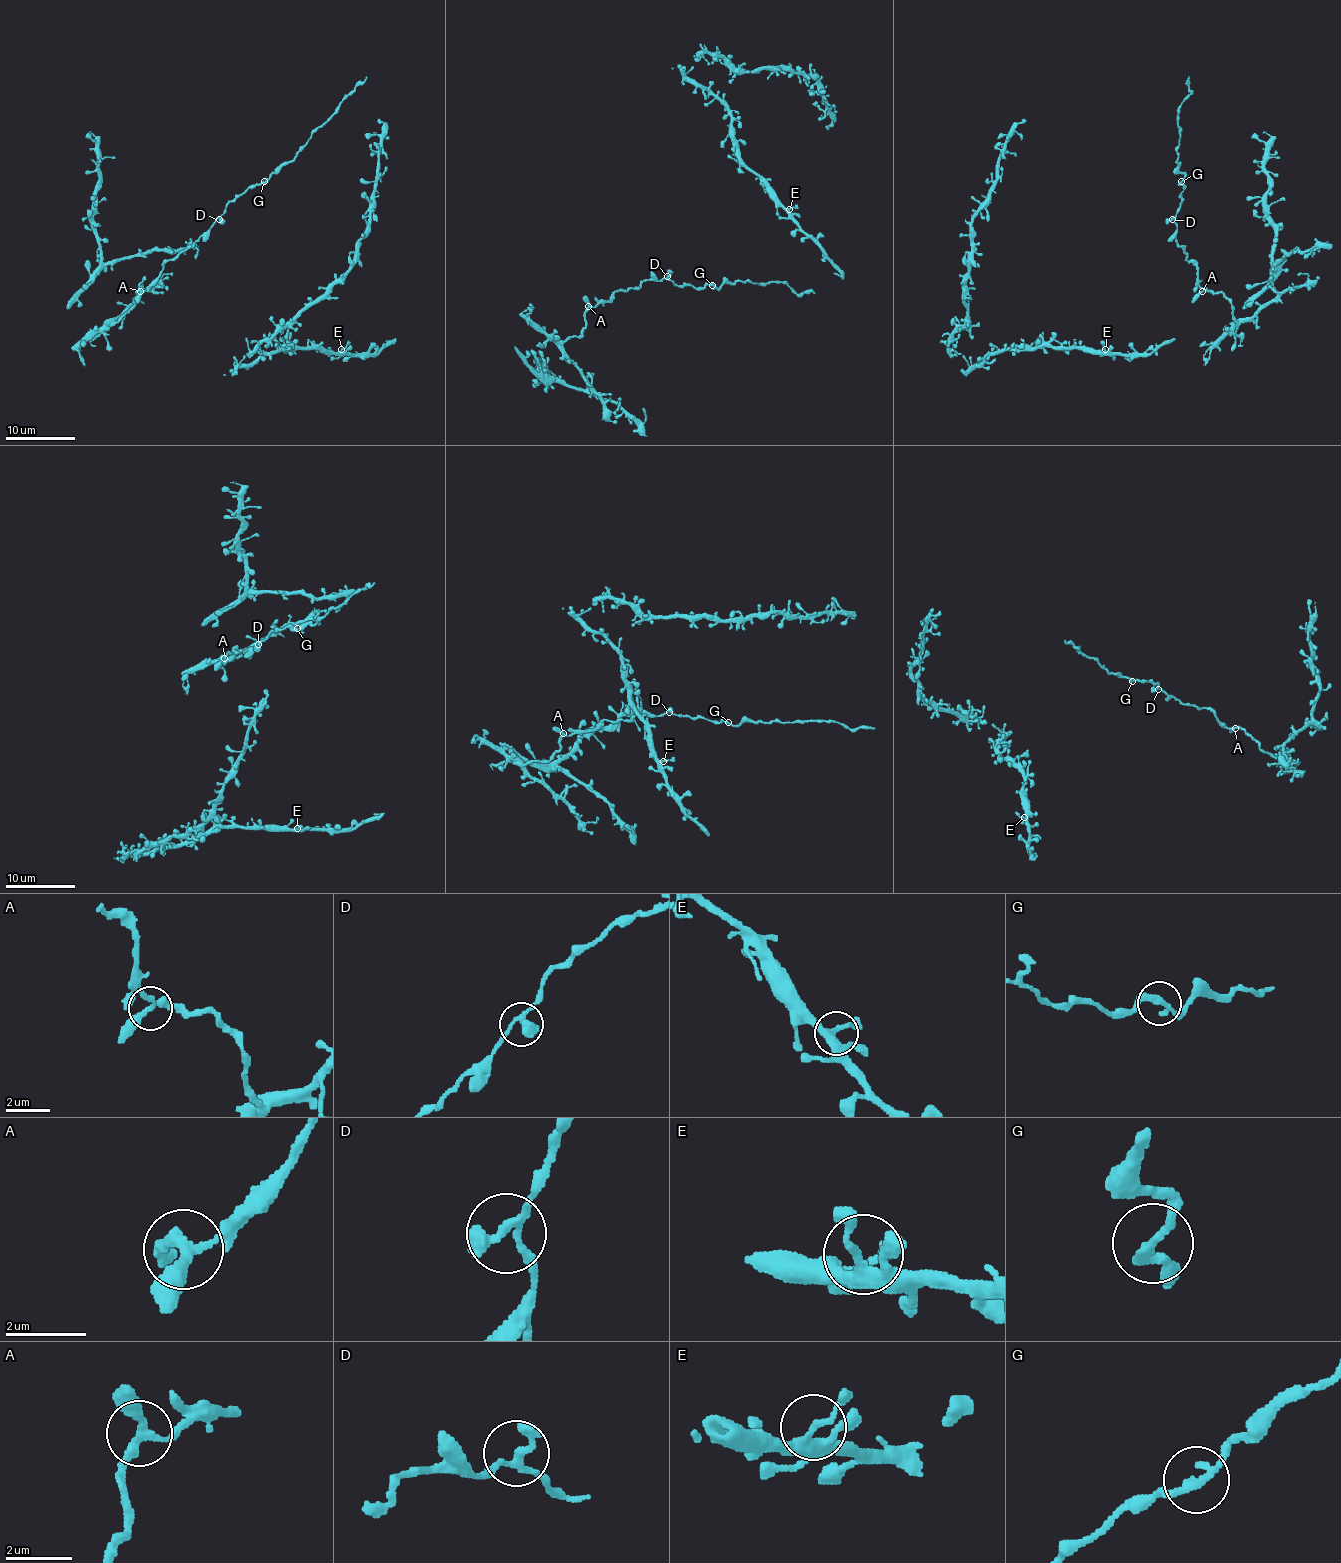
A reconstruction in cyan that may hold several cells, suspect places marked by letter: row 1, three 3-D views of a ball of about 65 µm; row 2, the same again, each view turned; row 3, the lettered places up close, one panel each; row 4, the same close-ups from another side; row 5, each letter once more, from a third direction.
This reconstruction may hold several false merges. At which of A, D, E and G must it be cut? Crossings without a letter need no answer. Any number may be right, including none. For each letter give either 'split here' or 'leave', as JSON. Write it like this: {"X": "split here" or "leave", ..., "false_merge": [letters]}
{"A": "leave", "D": "leave", "E": "leave", "G": "leave", "false_merge": []}

